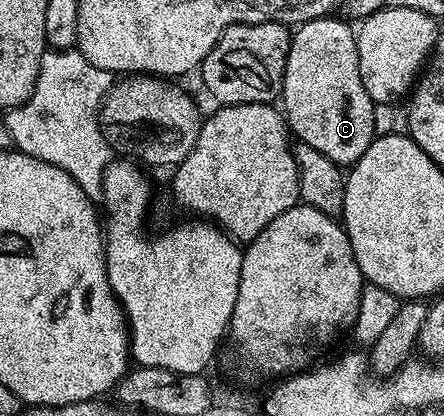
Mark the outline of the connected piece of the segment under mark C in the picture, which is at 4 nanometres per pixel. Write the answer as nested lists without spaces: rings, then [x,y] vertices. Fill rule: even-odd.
[[[325,17],[322,19],[311,19],[308,23],[301,23],[291,32],[292,40],[290,41],[290,49],[286,57],[286,69],[284,70],[284,84],[280,90],[280,99],[282,106],[282,114],[287,122],[289,132],[299,142],[310,145],[310,149],[318,149],[318,153],[323,153],[325,157],[330,157],[330,161],[334,161],[341,169],[351,168],[353,163],[357,163],[362,157],[362,153],[366,153],[366,149],[377,138],[374,129],[374,109],[376,104],[372,102],[370,93],[366,93],[366,85],[362,85],[362,77],[358,69],[358,45],[356,44],[356,31],[348,28],[342,20],[337,17]]]

